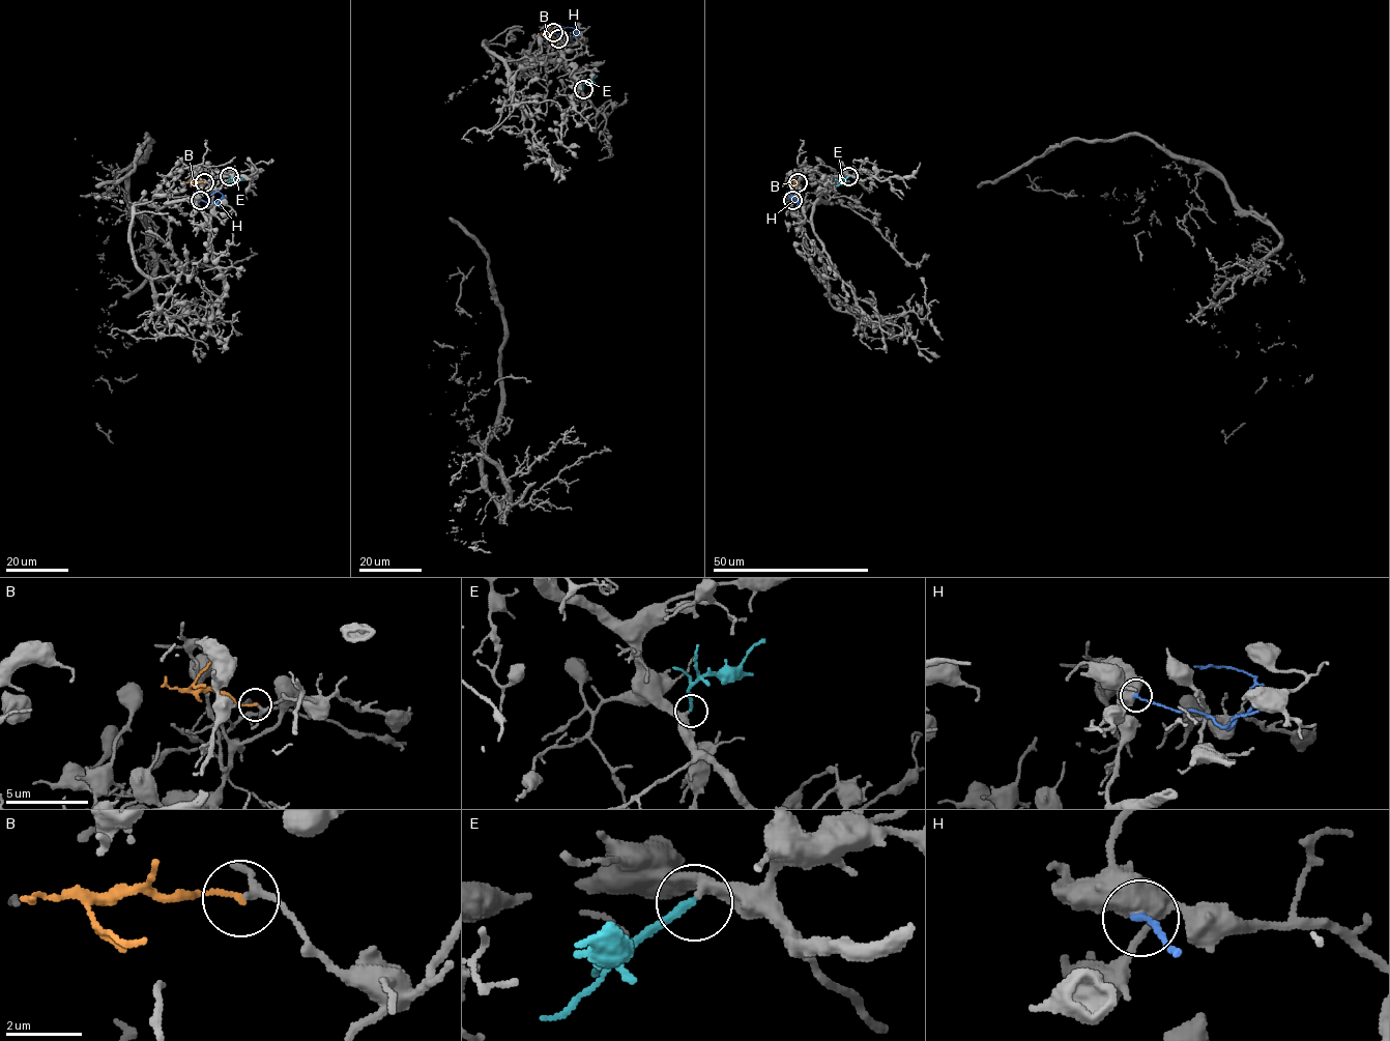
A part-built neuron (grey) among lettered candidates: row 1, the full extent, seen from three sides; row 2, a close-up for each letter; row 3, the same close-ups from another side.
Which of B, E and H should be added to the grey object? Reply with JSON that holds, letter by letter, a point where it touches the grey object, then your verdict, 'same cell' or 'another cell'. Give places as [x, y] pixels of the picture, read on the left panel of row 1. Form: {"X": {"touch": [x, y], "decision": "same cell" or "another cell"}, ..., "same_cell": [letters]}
{"B": {"touch": [204, 182], "decision": "another cell"}, "E": {"touch": [229, 176], "decision": "same cell"}, "H": {"touch": [200, 200], "decision": "another cell"}, "same_cell": ["E"]}

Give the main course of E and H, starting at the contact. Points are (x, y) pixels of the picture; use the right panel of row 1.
E: (849, 176), (842, 181), (835, 179)
H: (792, 200), (798, 203), (787, 191), (787, 195)

